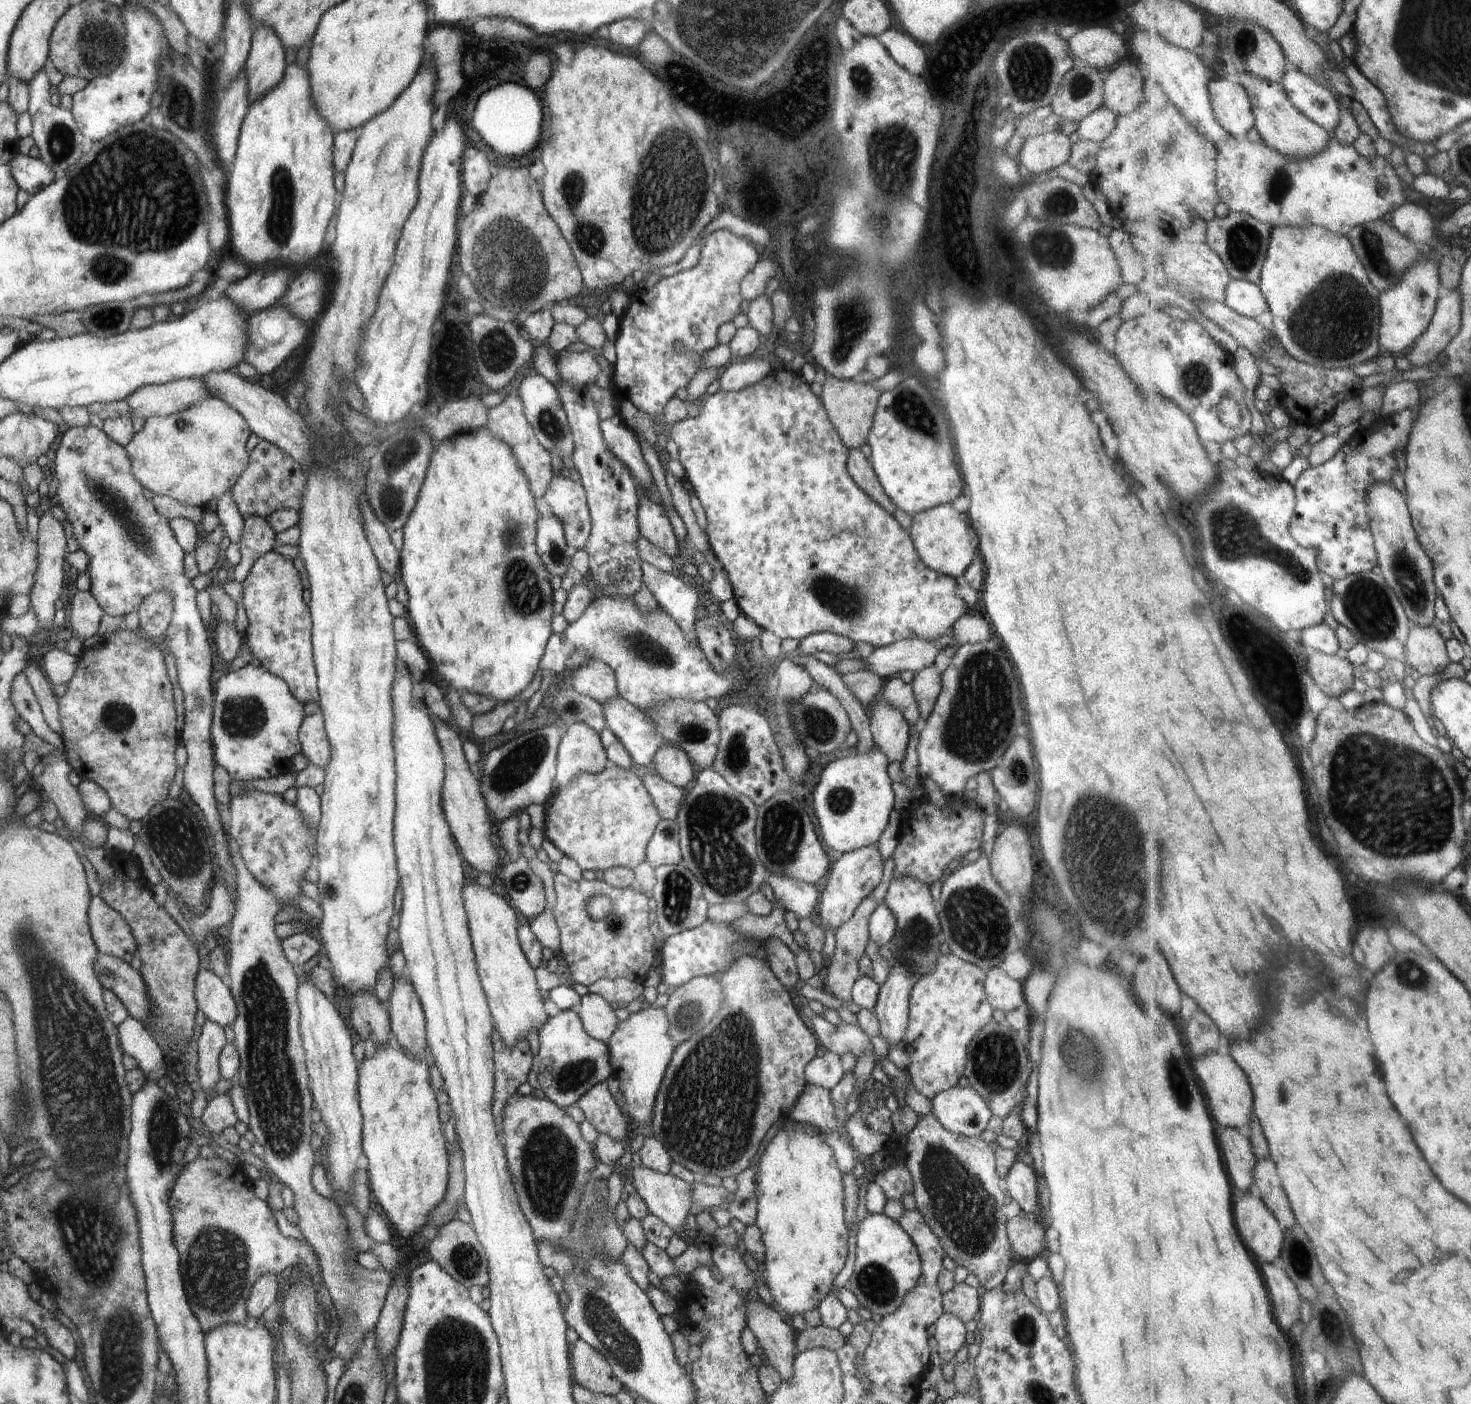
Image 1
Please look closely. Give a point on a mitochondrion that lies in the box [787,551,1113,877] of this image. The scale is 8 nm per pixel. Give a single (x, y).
(977, 725)

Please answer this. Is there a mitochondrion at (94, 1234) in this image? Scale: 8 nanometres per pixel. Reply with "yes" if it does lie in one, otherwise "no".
yes

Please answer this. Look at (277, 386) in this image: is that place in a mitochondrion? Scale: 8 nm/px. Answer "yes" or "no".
no

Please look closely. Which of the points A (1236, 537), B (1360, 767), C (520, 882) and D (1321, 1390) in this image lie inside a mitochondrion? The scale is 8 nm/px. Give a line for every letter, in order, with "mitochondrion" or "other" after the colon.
A: mitochondrion
B: mitochondrion
C: mitochondrion
D: mitochondrion

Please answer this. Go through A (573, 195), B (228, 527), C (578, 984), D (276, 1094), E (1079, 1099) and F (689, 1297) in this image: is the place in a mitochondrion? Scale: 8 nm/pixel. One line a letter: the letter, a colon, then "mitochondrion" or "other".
A: mitochondrion
B: other
C: other
D: mitochondrion
E: mitochondrion
F: other

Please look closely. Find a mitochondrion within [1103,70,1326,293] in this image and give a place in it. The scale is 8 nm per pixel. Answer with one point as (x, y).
(1244, 243)

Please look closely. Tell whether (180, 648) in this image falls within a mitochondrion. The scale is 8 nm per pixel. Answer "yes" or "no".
no

